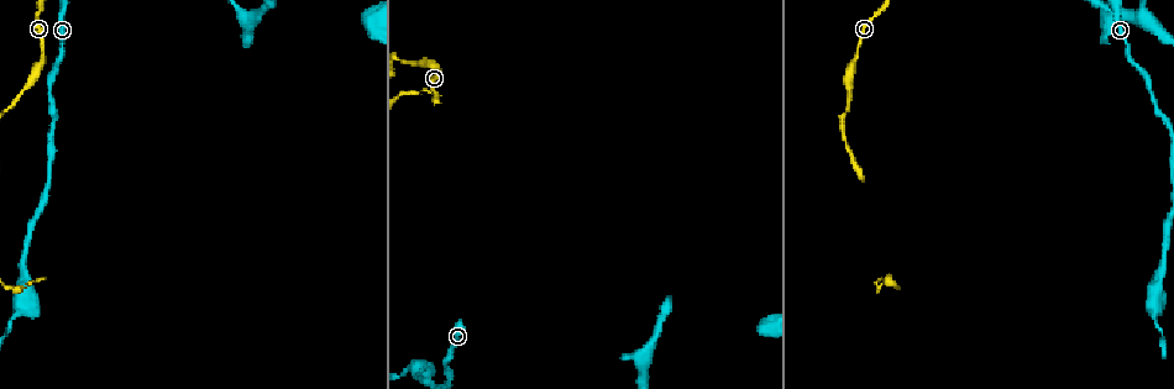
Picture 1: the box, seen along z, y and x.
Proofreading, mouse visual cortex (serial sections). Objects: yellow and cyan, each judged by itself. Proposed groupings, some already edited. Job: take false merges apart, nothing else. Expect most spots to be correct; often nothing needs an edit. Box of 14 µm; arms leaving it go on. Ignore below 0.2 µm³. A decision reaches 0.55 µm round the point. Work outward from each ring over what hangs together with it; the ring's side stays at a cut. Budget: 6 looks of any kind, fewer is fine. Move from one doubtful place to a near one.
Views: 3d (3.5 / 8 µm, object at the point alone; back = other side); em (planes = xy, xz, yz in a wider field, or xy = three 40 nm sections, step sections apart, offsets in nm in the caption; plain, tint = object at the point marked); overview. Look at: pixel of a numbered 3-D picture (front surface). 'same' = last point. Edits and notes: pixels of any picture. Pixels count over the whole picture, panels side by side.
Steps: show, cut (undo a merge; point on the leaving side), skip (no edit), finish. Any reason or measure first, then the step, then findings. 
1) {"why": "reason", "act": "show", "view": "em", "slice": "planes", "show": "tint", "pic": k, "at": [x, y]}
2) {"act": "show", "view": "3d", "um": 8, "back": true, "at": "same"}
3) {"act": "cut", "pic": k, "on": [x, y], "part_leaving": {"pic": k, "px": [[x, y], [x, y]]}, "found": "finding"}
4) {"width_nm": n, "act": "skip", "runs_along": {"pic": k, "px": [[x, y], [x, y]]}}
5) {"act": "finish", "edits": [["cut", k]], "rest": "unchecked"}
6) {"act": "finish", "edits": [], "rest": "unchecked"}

{"why": "thick turns thin", "act": "show", "view": "3d", "um": 3.5, "pic": 1, "at": [40, 62]}

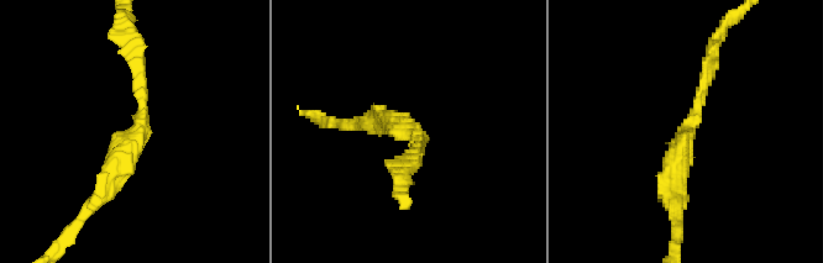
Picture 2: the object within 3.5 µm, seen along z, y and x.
{"act": "show", "view": "em", "slice": "xy", "step": 2, "show": "tint", "pic": 2, "at": [415, 132]}

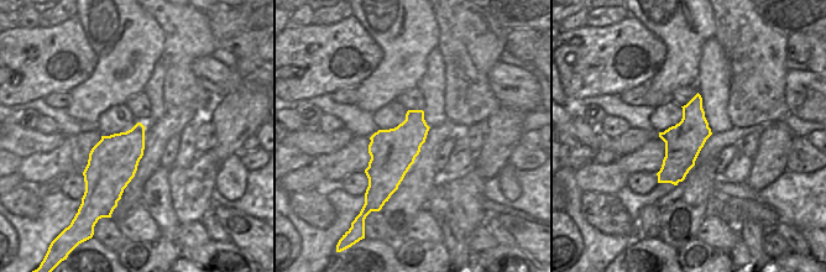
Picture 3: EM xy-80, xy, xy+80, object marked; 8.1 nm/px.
{"act": "skip", "runs_along": {"pic": 2, "px": [[137, 59], [141, 131], [92, 204]]}, "found": "all the same cell"}

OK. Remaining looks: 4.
{"why": "narrows sharply", "act": "show", "view": "3d", "um": 3.5, "pic": 1, "at": [51, 96]}

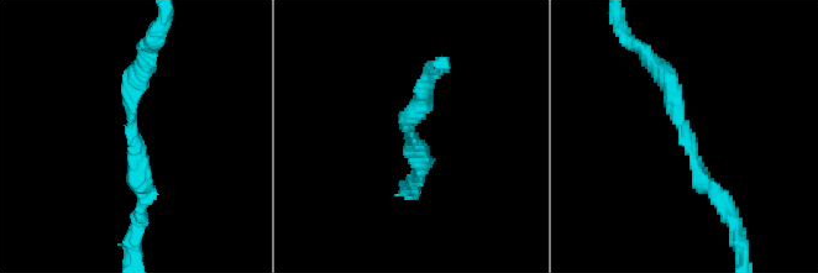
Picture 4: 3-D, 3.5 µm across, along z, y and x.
{"why": "shape alone is not enough", "act": "show", "view": "em", "slice": "xy", "step": 1, "show": "tint", "pic": 4, "at": [129, 127]}

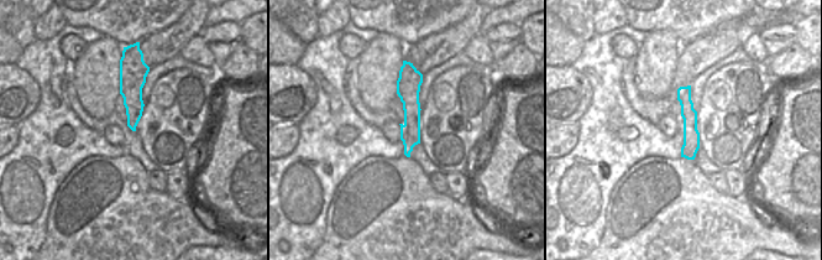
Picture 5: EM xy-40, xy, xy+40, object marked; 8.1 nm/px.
{"arm_widths_nm": [250, 250], "act": "skip", "runs_along": {"pic": 4, "px": [[649, 56], [722, 200]]}, "found": "one cell here"}

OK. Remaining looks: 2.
{"why": "sudden change in width", "act": "show", "view": "3d", "um": 3.5, "pic": 1, "at": [1156, 311]}

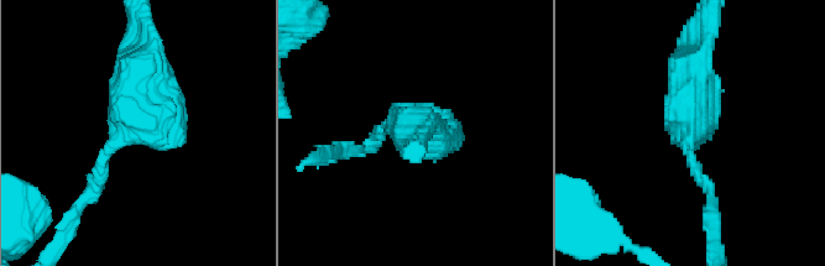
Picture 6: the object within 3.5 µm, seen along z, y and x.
{"why": "need the tissue", "act": "show", "view": "em", "slice": "xy", "step": 2, "show": "tint", "pic": 6, "at": [690, 132]}

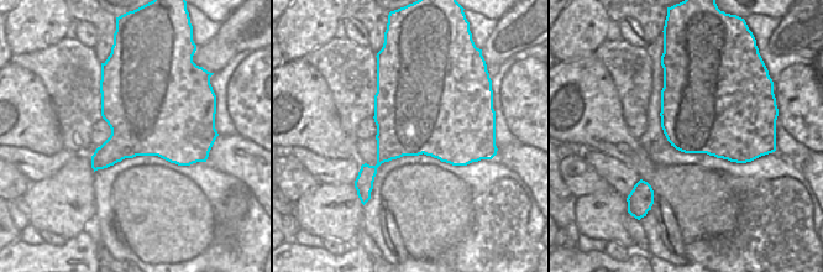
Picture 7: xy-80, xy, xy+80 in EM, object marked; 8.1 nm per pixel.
{"act": "skip", "runs_along": {"pic": 6, "px": [[132, 53], [136, 121], [87, 197]]}, "found": "all the same cell"}

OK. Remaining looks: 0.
{"act": "finish", "edits": [], "rest": "unchecked"}

